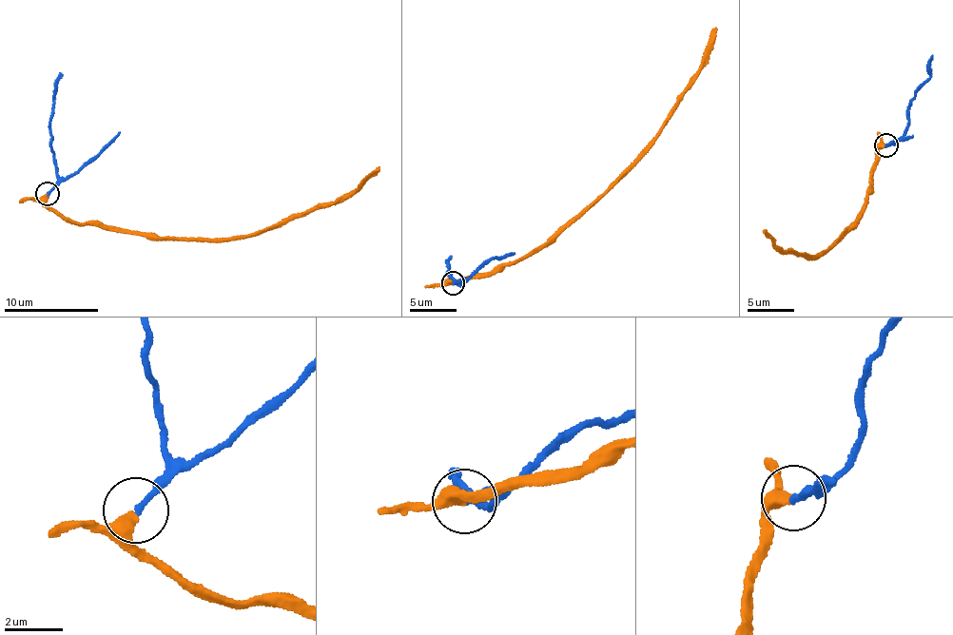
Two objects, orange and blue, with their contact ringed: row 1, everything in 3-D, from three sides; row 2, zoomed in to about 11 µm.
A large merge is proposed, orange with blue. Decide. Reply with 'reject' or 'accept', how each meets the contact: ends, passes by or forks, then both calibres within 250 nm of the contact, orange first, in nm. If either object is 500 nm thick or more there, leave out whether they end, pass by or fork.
accept | orange passes by | blue ends | 300/200 nm

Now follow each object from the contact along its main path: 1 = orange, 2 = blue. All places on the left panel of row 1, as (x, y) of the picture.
1: (46, 194), (52, 209), (76, 223), (94, 221), (171, 240), (223, 240), (282, 225), (357, 188), (379, 167)
2: (48, 194), (58, 179), (51, 124), (55, 80), (62, 72)

